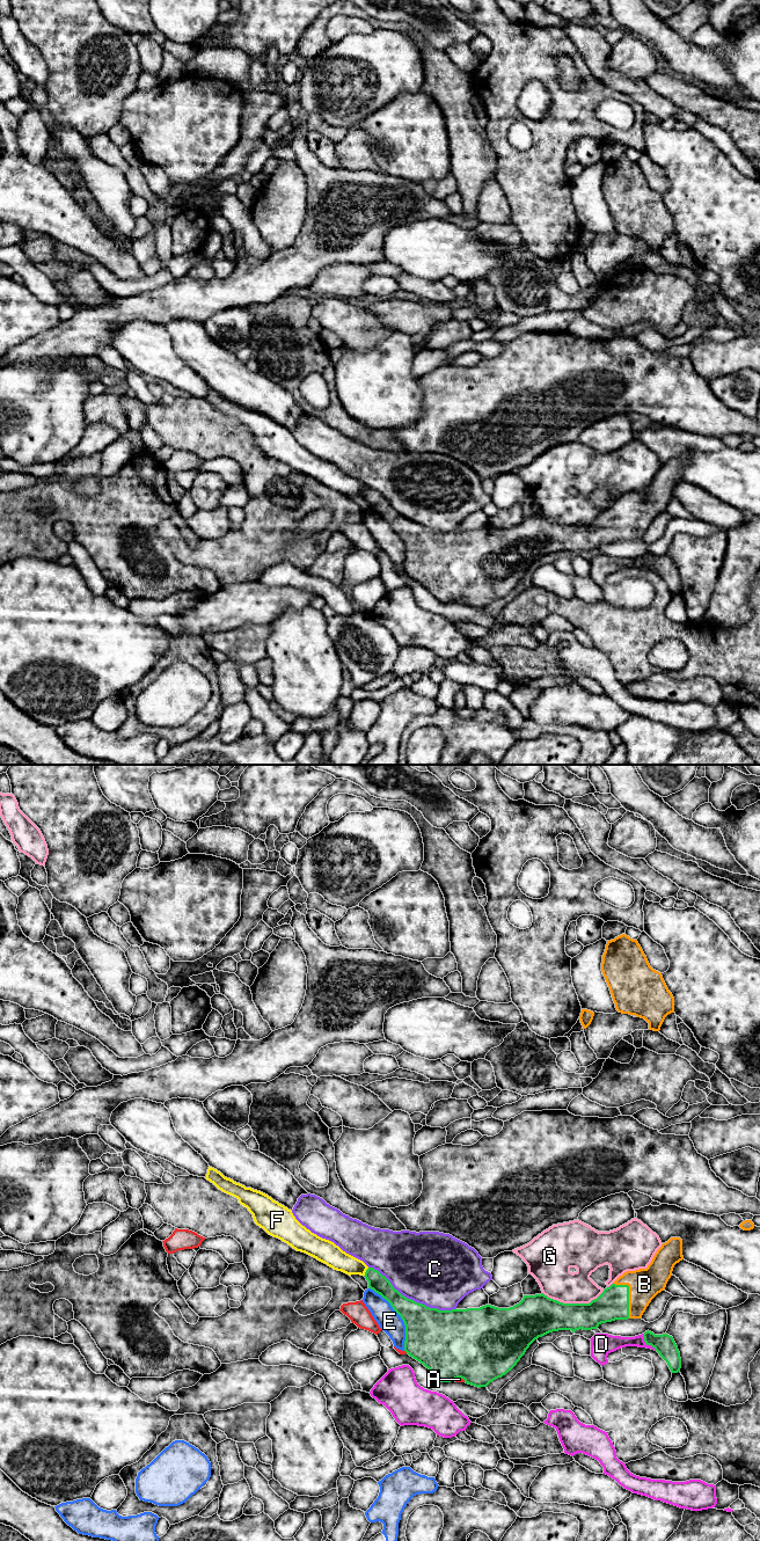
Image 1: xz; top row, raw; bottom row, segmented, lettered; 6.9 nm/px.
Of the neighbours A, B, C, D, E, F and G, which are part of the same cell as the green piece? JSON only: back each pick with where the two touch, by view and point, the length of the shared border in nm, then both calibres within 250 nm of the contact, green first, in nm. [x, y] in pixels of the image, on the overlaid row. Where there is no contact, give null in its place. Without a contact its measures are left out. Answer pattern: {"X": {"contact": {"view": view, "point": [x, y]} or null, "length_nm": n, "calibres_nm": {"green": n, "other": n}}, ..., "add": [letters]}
{"B": {"contact": {"view": "xz", "point": [628, 1294]}, "length_nm": 280, "calibres_nm": {"green": 220, "other": 220}}, "add": ["B"]}

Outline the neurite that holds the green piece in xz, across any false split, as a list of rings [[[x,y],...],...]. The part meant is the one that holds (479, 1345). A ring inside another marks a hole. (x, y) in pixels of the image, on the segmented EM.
[[[671,1237],[657,1250],[646,1269],[624,1272],[590,1303],[563,1303],[541,1293],[524,1295],[519,1303],[510,1308],[485,1305],[480,1308],[439,1310],[405,1298],[393,1287],[385,1276],[373,1268],[368,1268],[364,1277],[368,1281],[368,1288],[386,1299],[403,1320],[405,1325],[404,1351],[410,1357],[429,1368],[441,1382],[451,1382],[461,1378],[466,1383],[481,1388],[487,1387],[490,1382],[511,1371],[529,1345],[539,1337],[549,1332],[558,1330],[571,1330],[575,1332],[579,1329],[592,1330],[597,1329],[601,1323],[615,1320],[642,1319],[651,1300],[665,1290],[674,1265],[682,1259],[682,1240],[680,1237]]]

